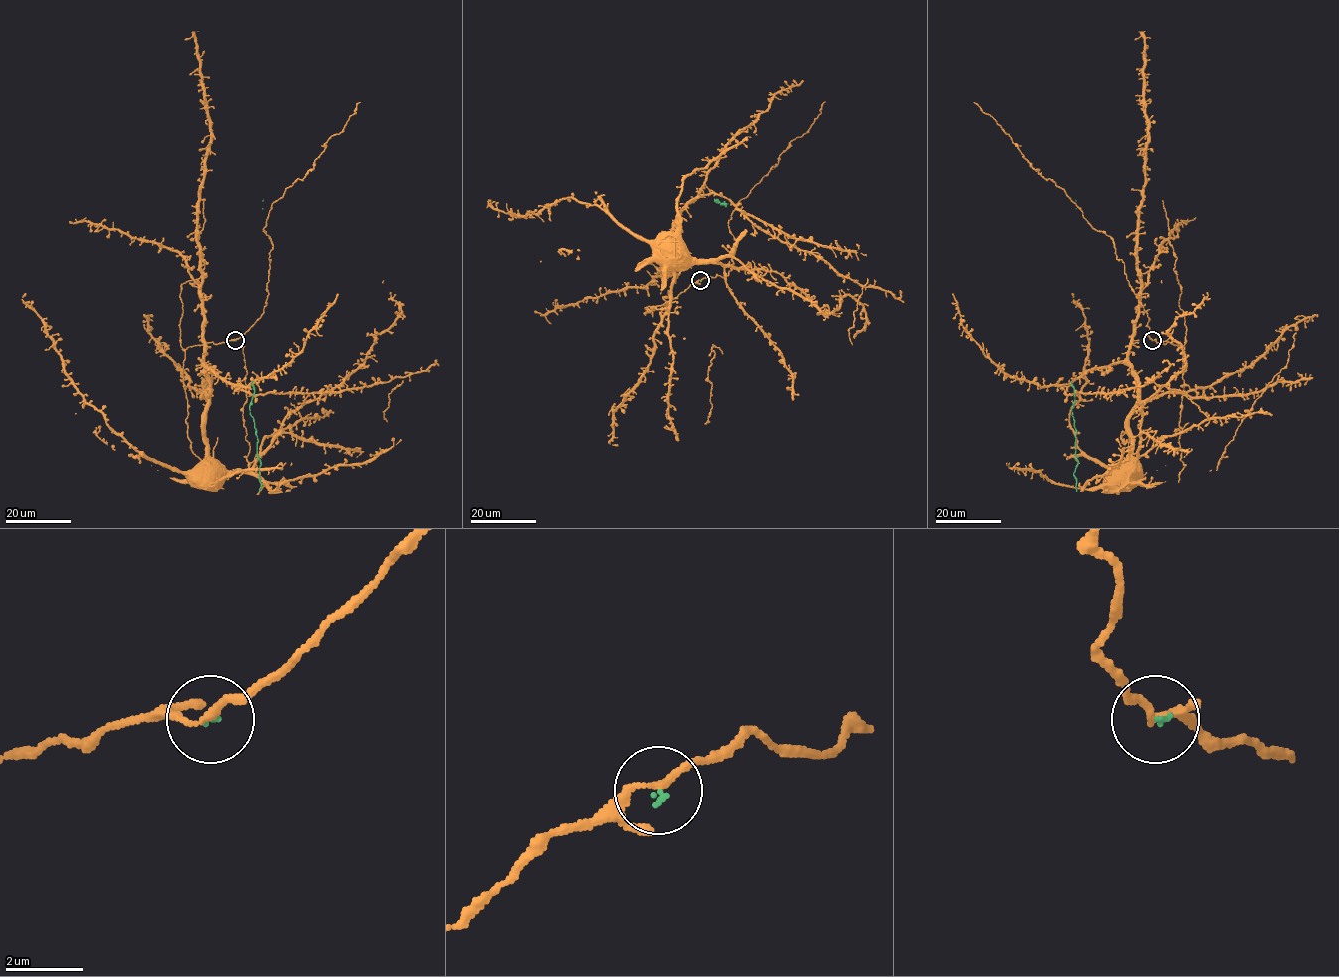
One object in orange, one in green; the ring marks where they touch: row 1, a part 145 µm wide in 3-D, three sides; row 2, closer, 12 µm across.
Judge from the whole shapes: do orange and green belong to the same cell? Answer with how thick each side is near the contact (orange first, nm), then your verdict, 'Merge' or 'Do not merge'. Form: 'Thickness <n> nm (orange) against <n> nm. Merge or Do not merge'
Thickness 160 nm (orange) against 70 nm. Do not merge

